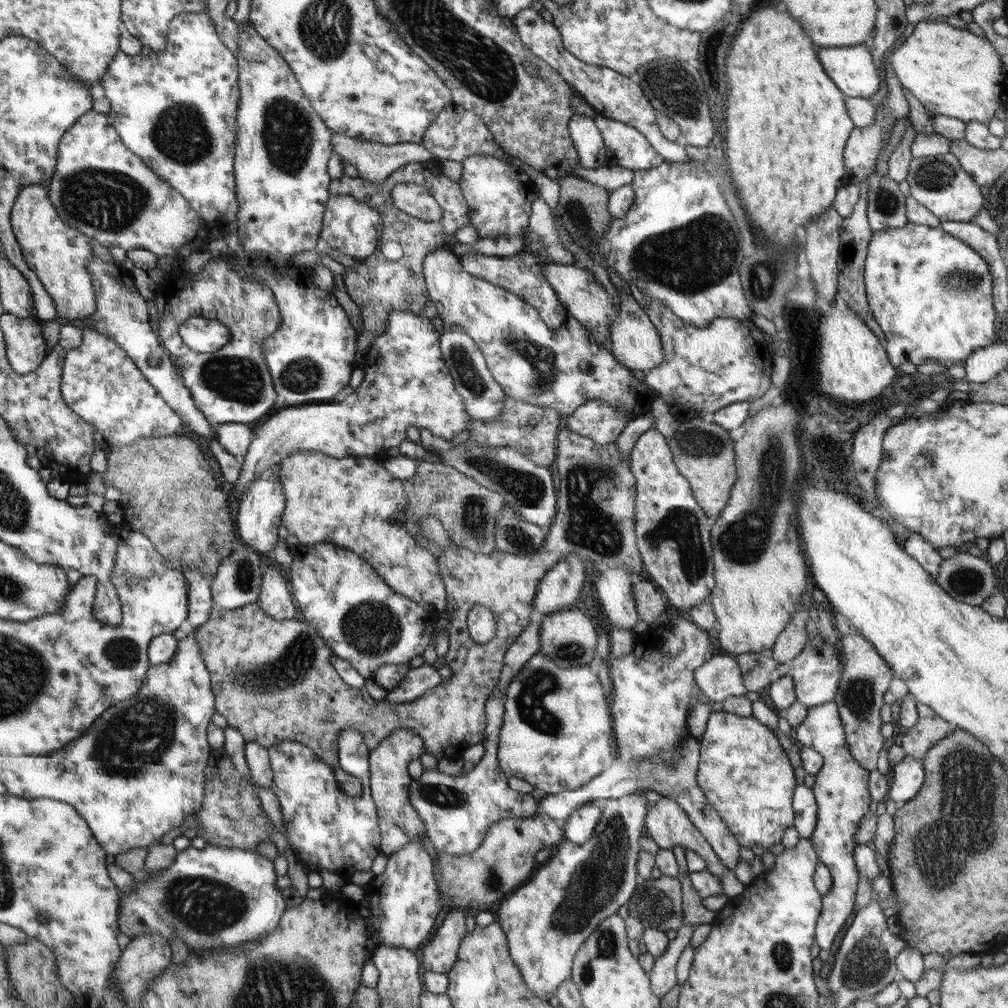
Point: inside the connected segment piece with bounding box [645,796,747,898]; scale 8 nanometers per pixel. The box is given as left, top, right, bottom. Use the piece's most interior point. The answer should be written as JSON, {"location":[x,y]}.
{"location":[666,822]}

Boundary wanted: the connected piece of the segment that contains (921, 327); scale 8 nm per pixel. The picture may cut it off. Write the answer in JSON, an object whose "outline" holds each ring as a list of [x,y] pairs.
{"outline":[[[908,222],[903,227],[888,227],[881,231],[874,231],[867,246],[863,277],[869,310],[872,311],[880,330],[884,332],[884,338],[887,342],[884,344],[884,348],[889,361],[895,367],[904,362],[921,365],[928,361],[938,361],[948,367],[954,366],[954,364],[962,365],[972,352],[990,346],[996,340],[996,332],[994,331],[996,330],[996,322],[994,321],[996,320],[996,309],[993,305],[993,280],[989,264],[963,240],[948,234],[943,228]]]}

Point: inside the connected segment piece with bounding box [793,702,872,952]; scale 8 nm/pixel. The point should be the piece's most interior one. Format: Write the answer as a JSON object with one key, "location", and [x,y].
{"location":[841,789]}

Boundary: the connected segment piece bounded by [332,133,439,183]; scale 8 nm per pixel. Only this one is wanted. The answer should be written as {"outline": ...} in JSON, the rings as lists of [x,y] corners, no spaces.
{"outline":[[[334,133],[334,136],[332,136],[332,149],[335,150],[335,154],[350,161],[358,169],[360,177],[373,183],[381,183],[385,178],[388,178],[388,175],[391,172],[394,172],[402,165],[429,160],[439,160],[436,156],[428,152],[428,150],[425,150],[421,143],[384,145],[337,133]]]}

